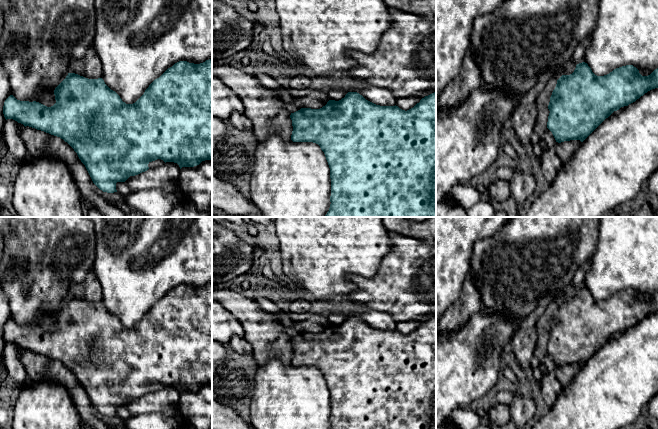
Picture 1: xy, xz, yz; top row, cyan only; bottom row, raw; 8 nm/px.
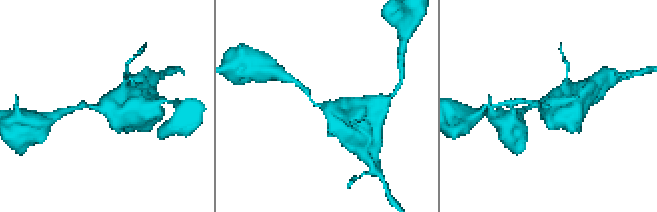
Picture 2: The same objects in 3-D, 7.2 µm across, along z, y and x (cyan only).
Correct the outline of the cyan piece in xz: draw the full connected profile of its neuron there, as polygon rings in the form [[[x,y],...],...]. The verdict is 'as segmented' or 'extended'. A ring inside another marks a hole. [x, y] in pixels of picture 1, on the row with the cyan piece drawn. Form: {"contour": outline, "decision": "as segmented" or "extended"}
{"contour": [[[348,92],[339,101],[329,100],[320,109],[301,108],[291,113],[293,142],[313,142],[324,152],[330,168],[330,208],[325,217],[436,217],[436,92],[425,96],[413,108],[405,111],[398,106],[380,106],[357,92]]], "decision": "as segmented"}

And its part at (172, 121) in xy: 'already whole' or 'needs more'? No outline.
already whole

